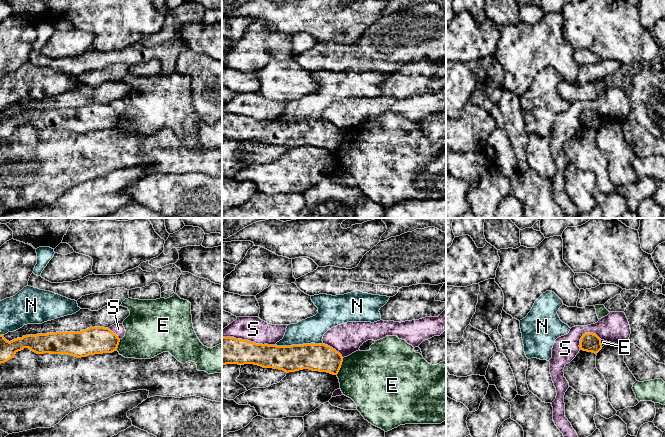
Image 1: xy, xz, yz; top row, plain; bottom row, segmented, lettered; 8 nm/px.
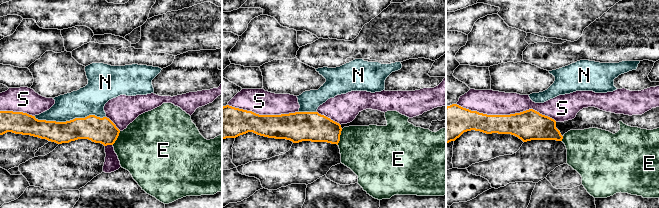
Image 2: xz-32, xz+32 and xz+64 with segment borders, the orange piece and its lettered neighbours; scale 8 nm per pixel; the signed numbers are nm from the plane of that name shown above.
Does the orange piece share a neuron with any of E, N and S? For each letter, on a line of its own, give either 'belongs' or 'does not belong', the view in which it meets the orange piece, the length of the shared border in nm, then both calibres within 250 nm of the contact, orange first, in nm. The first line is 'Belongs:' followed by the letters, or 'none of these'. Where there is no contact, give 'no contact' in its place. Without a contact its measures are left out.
Belongs: none of these
E: does not belong; contact in xz; length 150 nm; calibres 220 and 440 nm
N: does not belong; contact in xz; length 380 nm; calibres 220 and 200 nm
S: does not belong; contact in xz; length 440 nm; calibres 220 and 200 nm

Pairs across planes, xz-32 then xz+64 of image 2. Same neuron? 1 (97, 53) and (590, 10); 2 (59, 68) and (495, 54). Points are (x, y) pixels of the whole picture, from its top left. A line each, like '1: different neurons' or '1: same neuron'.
1: different neurons
2: different neurons

